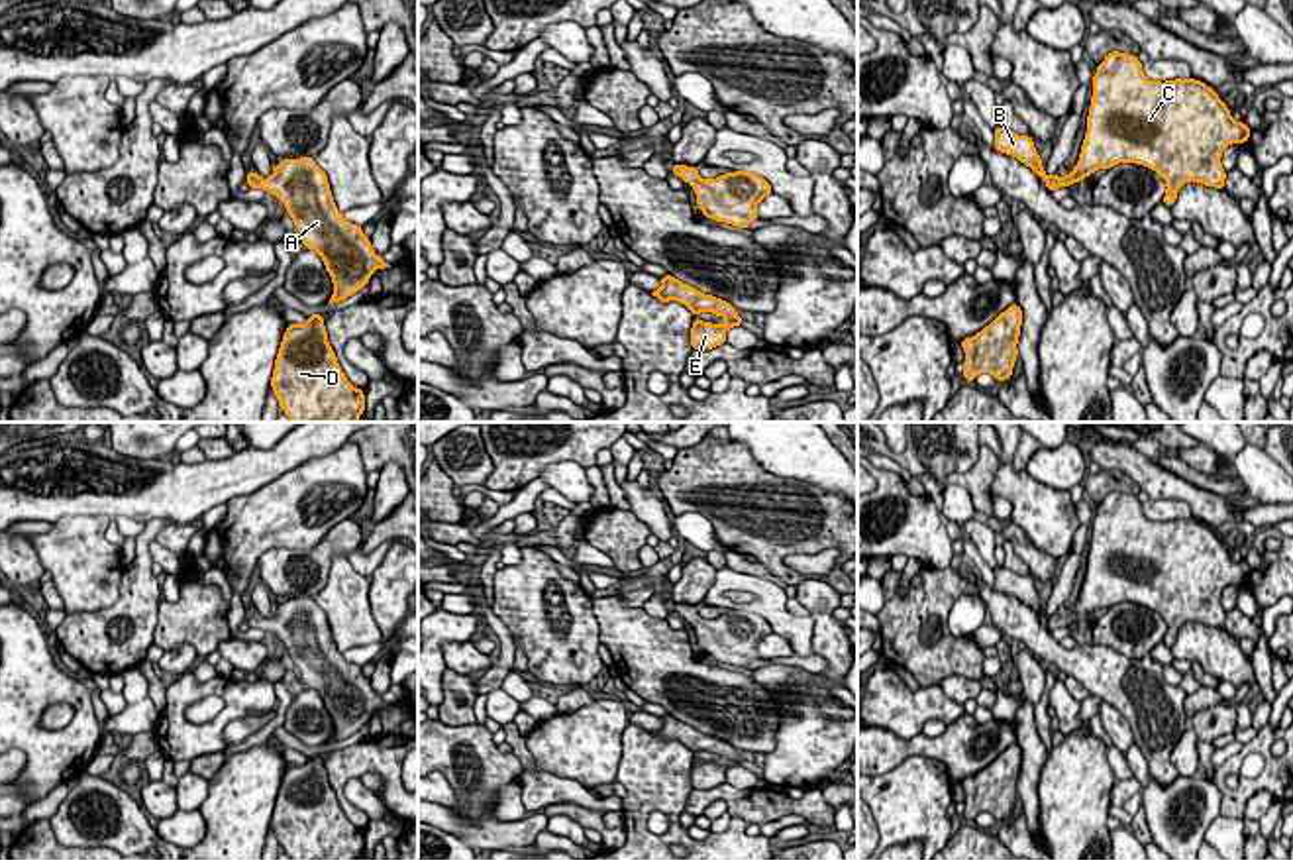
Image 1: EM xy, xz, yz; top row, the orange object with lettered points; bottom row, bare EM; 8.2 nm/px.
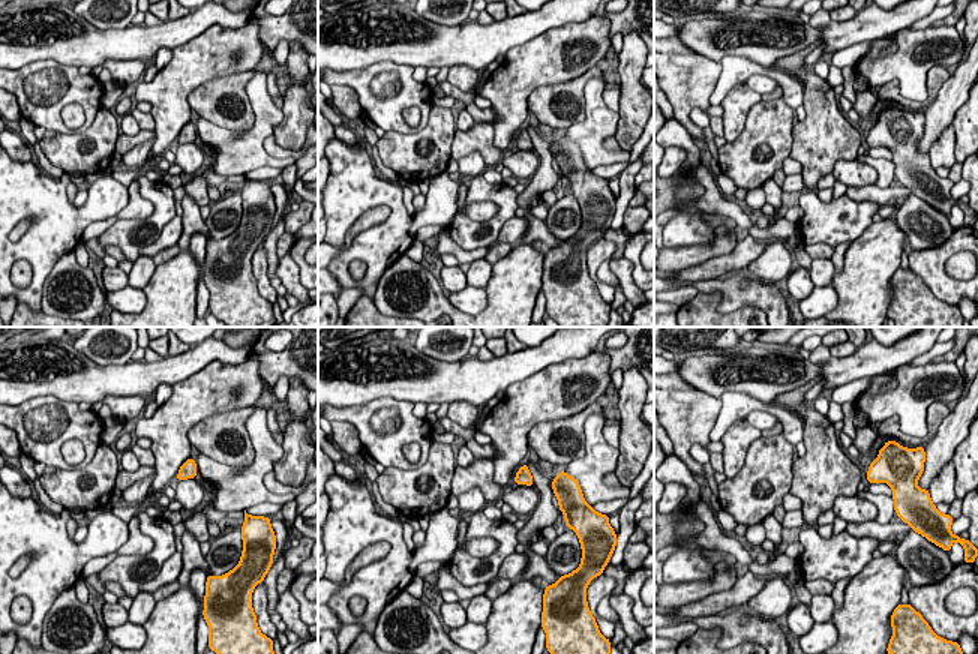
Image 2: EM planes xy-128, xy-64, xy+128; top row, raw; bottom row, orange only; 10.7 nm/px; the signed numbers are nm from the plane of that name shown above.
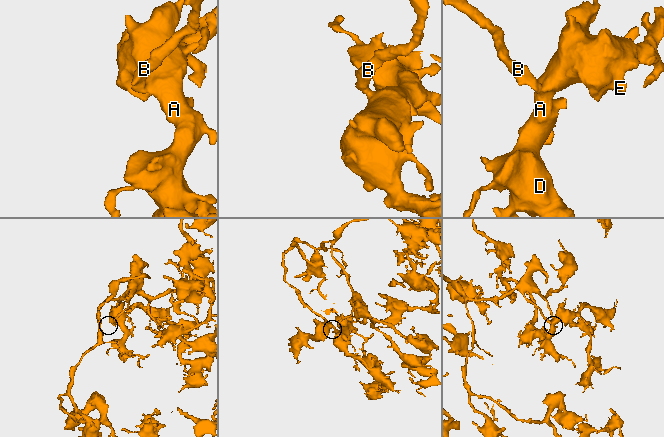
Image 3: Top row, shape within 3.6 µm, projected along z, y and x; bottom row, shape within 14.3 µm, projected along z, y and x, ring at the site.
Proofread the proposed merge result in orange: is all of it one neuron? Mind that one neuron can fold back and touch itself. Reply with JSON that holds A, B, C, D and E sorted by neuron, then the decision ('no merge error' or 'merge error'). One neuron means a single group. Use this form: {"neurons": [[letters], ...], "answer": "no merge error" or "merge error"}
{"neurons": [["A", "B", "C", "D", "E"]], "answer": "no merge error"}

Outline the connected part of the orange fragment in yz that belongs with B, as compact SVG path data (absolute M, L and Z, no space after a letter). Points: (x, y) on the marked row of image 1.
M1112 51L1097 65L1085 139L1069 175L1048 177L1030 135L1003 126L993 134L995 149L1030 167L1050 192L1079 183L1097 169L1136 163L1165 181L1164 204L1171 206L1189 181L1224 188L1222 149L1246 143L1252 130L1244 122L1236 124L1205 82L1193 77L1150 81L1136 55Z

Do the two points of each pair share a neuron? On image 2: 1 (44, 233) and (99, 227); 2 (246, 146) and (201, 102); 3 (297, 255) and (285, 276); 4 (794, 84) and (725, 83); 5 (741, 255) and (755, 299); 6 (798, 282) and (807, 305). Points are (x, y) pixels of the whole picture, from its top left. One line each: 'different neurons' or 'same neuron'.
1: different neurons
2: different neurons
3: different neurons
4: same neuron
5: different neurons
6: different neurons

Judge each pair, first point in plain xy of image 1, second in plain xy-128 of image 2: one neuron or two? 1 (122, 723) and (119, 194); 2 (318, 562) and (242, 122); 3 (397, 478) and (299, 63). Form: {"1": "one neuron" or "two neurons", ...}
{"1": "one neuron", "2": "one neuron", "3": "one neuron"}

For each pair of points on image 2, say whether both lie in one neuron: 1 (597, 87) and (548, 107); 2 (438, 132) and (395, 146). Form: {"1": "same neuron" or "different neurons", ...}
{"1": "different neurons", "2": "same neuron"}

